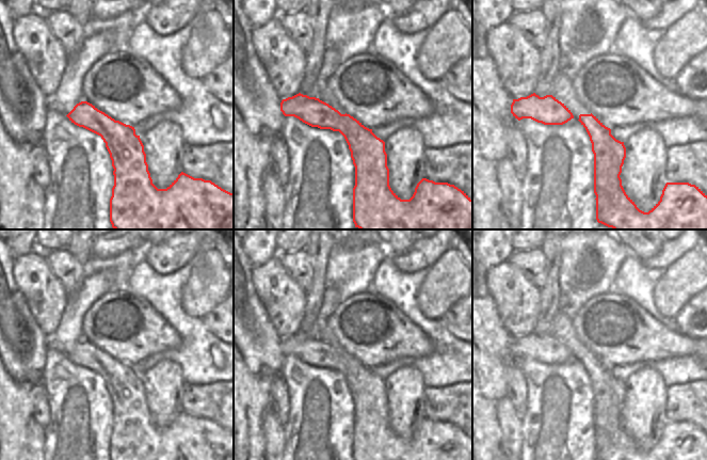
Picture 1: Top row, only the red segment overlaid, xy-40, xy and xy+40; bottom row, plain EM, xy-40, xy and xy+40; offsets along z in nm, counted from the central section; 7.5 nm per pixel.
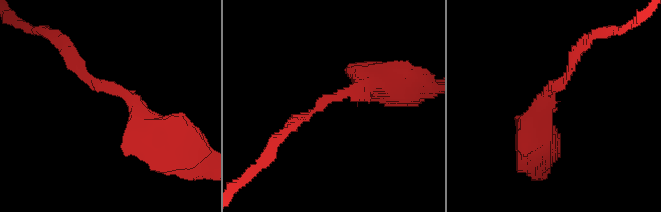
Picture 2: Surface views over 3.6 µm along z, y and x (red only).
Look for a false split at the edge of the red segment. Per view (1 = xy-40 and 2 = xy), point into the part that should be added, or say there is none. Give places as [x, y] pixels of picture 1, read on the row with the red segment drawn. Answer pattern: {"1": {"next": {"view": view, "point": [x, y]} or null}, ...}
{"1": {"next": null}, "2": {"next": null}}

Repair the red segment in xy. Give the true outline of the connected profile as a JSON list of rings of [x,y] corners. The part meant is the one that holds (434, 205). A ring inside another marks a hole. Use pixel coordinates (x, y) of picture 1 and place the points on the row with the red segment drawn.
[[[301,93],[283,99],[280,111],[320,129],[339,131],[346,139],[355,166],[353,222],[359,229],[472,229],[472,200],[448,183],[422,178],[409,200],[401,200],[389,186],[385,142],[372,129],[350,114],[341,114],[328,104]]]

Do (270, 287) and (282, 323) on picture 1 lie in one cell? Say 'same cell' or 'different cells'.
same cell

